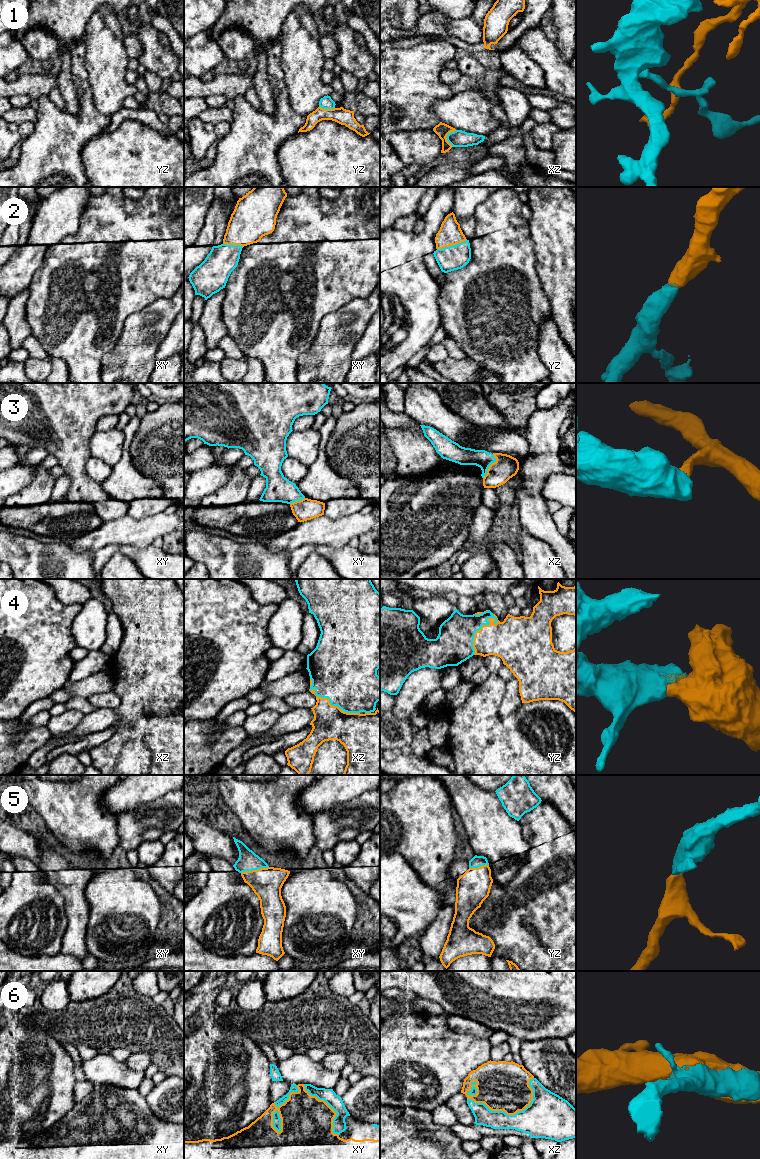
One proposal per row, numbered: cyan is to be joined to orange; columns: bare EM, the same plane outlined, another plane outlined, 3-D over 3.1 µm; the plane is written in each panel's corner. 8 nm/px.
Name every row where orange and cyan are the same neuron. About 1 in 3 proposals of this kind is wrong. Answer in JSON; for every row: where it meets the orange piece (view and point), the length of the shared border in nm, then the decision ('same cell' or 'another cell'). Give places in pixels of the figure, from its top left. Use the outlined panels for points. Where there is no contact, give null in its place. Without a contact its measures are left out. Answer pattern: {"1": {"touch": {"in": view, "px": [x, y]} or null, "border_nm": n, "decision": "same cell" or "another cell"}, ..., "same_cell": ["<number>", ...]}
{"1": {"touch": {"in": "xz", "px": [446, 136]}, "border_nm": 140, "decision": "another cell"}, "2": {"touch": {"in": "yz", "px": [451, 245]}, "border_nm": 260, "decision": "same cell"}, "3": {"touch": {"in": "xz", "px": [489, 466]}, "border_nm": 220, "decision": "same cell"}, "4": {"touch": {"in": "yz", "px": [479, 630]}, "border_nm": 360, "decision": "same cell"}, "5": {"touch": {"in": "xy", "px": [254, 870]}, "border_nm": 240, "decision": "same cell"}, "6": {"touch": {"in": "xz", "px": [511, 1114]}, "border_nm": 550, "decision": "same cell"}, "same_cell": ["2", "3", "4", "5", "6"]}

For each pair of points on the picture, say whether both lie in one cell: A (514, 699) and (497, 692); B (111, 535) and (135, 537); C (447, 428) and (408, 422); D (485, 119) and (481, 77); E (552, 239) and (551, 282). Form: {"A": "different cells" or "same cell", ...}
{"A": "different cells", "B": "same cell", "C": "different cells", "D": "different cells", "E": "same cell"}

